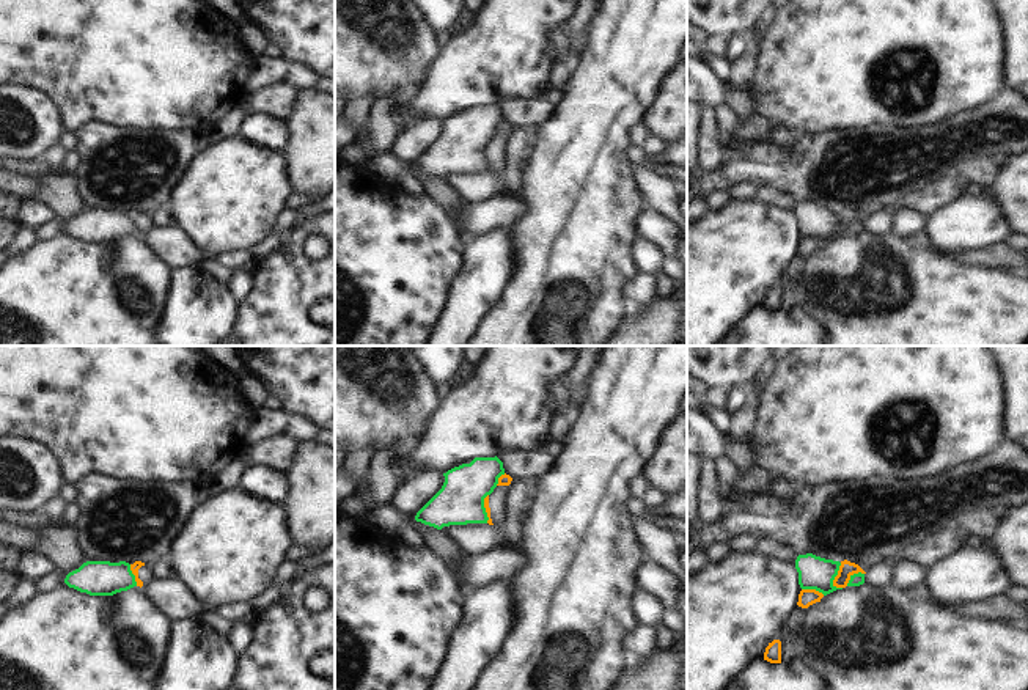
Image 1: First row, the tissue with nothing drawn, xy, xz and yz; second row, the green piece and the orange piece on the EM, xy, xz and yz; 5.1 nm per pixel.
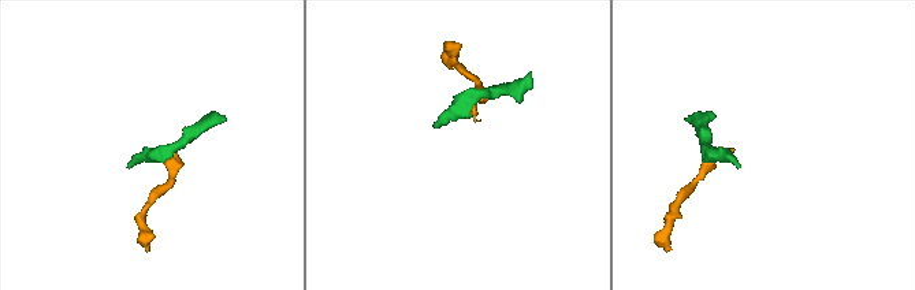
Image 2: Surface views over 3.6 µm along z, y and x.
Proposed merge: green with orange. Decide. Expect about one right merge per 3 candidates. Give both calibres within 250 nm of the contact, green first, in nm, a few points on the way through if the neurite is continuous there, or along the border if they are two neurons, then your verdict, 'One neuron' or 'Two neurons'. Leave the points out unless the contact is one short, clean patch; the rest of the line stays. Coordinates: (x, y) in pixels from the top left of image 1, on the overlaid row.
Thickness 170 nm (green) against 80 nm. Boundary: yz (841, 563), (833, 580), (837, 588). Two neurons

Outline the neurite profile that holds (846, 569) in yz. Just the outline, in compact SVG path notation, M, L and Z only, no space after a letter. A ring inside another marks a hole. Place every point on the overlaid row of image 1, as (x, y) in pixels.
M847 560L841 561L838 575L833 580L833 586L836 586L836 588L846 588L849 580L850 580L850 577L854 574L858 574L858 572L866 574L858 564L850 563Z

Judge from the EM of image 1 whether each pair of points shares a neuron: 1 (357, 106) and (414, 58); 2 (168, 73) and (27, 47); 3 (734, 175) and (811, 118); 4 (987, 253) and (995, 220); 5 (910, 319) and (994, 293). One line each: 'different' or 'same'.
1: different
2: same
3: different
4: different
5: same

